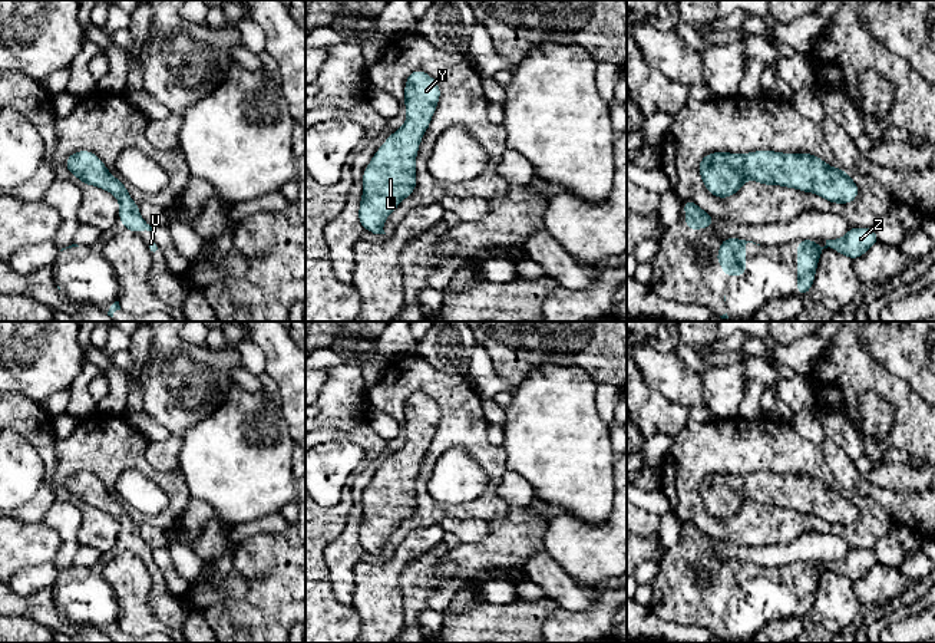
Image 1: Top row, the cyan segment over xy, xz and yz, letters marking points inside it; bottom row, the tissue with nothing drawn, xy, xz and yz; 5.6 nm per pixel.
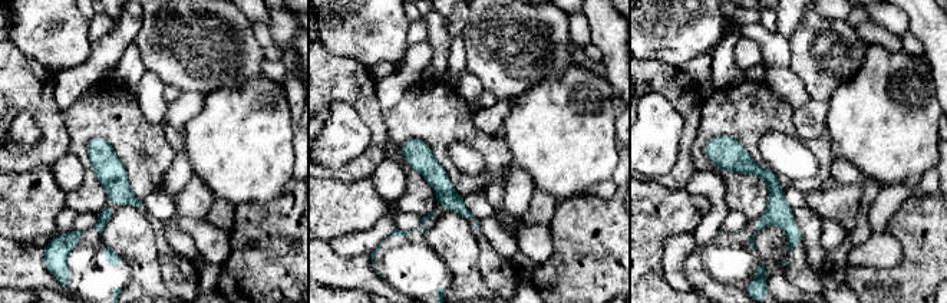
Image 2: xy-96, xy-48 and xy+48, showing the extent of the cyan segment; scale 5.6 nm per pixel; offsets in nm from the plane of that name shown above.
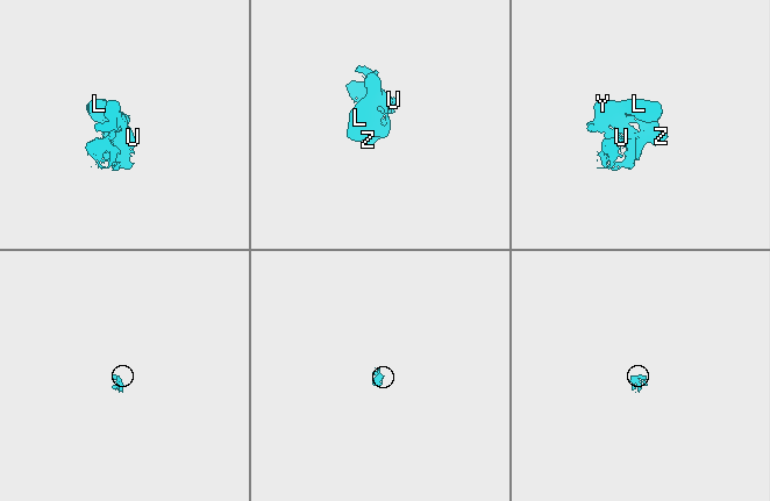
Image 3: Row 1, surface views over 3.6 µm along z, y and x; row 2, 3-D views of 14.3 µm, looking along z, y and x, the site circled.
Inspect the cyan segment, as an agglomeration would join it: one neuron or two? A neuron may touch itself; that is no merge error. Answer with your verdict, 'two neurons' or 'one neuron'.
one neuron

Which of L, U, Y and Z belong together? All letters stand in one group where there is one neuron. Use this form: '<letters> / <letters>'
L U Y Z

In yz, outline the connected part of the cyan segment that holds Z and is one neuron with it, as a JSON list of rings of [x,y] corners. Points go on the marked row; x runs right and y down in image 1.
[[[850,227],[842,238],[826,240],[825,247],[819,247],[815,240],[799,240],[797,243],[797,294],[809,293],[816,274],[816,267],[823,248],[833,248],[837,253],[855,260],[870,250],[878,243],[873,228]]]

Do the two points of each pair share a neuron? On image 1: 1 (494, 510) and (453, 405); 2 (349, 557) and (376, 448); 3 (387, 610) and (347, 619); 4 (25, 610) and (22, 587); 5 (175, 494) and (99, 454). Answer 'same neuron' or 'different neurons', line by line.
1: same neuron
2: different neurons
3: different neurons
4: different neurons
5: same neuron

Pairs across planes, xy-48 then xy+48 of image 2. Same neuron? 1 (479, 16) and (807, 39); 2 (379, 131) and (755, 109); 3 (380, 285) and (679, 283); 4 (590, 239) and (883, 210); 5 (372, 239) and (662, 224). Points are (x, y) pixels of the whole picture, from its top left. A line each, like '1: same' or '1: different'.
1: same
2: different
3: different
4: different
5: different

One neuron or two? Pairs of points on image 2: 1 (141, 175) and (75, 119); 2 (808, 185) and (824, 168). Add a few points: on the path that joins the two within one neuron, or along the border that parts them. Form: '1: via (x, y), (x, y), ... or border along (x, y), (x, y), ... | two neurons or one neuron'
1: via (137, 155), (101, 119), (95, 119) | one neuron
2: via (812, 183), (822, 173) | one neuron

